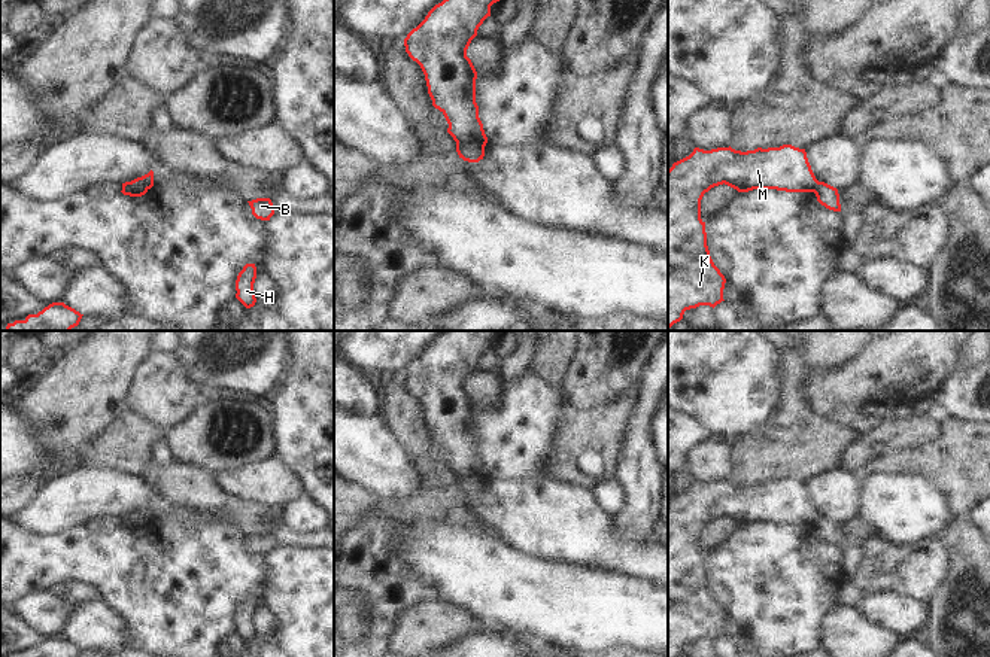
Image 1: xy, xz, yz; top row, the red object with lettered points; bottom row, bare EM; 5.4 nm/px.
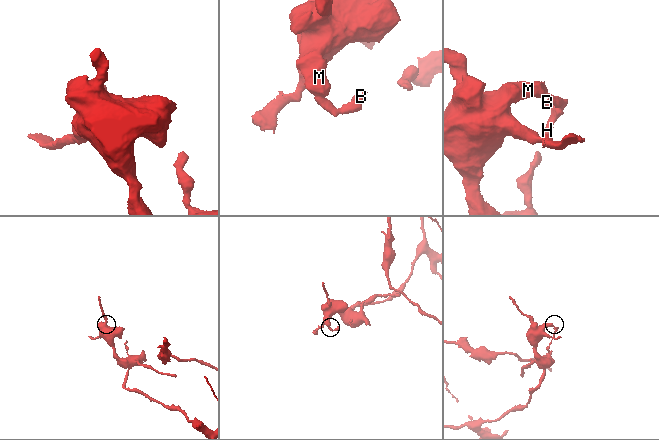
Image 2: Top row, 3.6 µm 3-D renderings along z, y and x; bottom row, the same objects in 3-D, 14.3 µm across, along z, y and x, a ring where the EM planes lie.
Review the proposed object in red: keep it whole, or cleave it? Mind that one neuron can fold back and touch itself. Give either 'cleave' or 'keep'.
cleave

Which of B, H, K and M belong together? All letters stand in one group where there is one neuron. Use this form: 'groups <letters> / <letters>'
groups B H / K M

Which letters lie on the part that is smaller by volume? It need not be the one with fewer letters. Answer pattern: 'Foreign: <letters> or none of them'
Foreign: B, H

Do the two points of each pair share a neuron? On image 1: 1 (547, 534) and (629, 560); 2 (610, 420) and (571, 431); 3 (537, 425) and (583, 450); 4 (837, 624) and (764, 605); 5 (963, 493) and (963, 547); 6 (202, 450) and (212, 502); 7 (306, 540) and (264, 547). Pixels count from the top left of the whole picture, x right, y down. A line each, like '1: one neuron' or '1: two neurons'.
1: one neuron
2: one neuron
3: two neurons
4: two neurons
5: two neurons
6: two neurons
7: one neuron

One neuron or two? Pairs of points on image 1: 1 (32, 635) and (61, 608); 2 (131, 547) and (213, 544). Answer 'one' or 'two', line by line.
1: two
2: one

